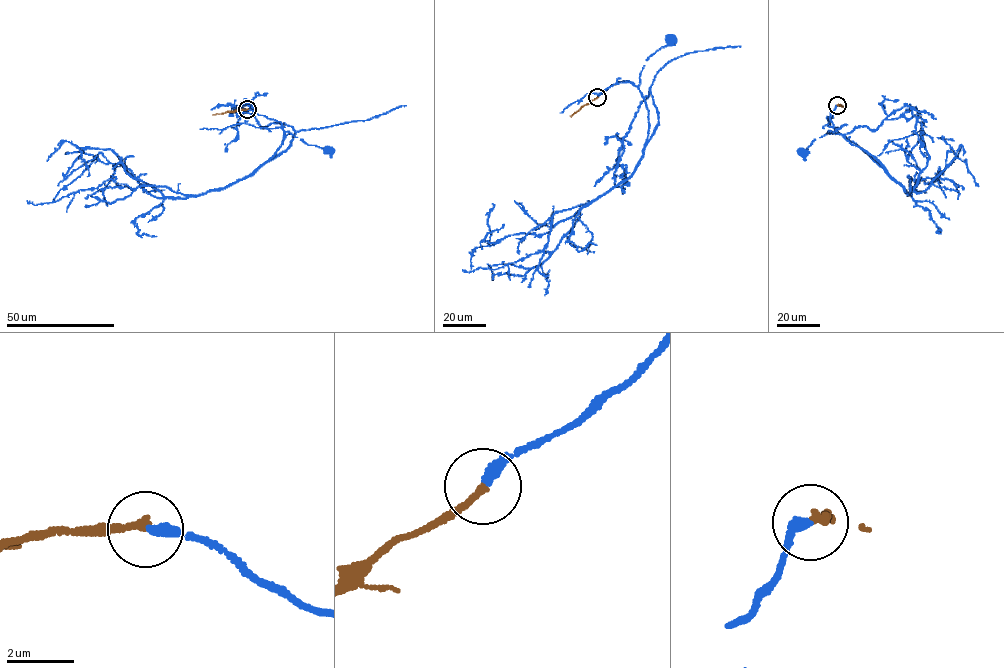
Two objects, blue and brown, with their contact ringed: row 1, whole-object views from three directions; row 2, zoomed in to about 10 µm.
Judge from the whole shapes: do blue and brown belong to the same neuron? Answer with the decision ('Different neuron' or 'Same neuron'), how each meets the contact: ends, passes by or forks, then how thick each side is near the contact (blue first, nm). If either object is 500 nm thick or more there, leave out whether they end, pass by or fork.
Same neuron. At the ring blue ends. At the ring brown ends. Thickness 300 nm (blue) against 240 nm

